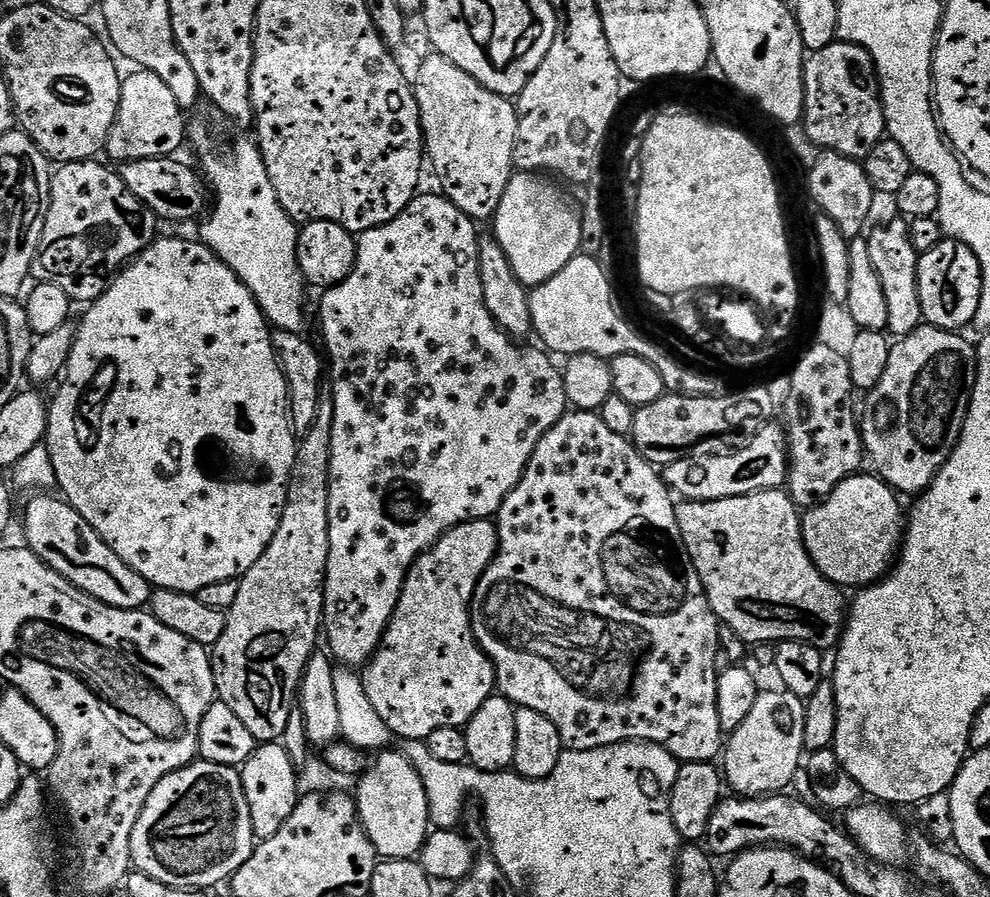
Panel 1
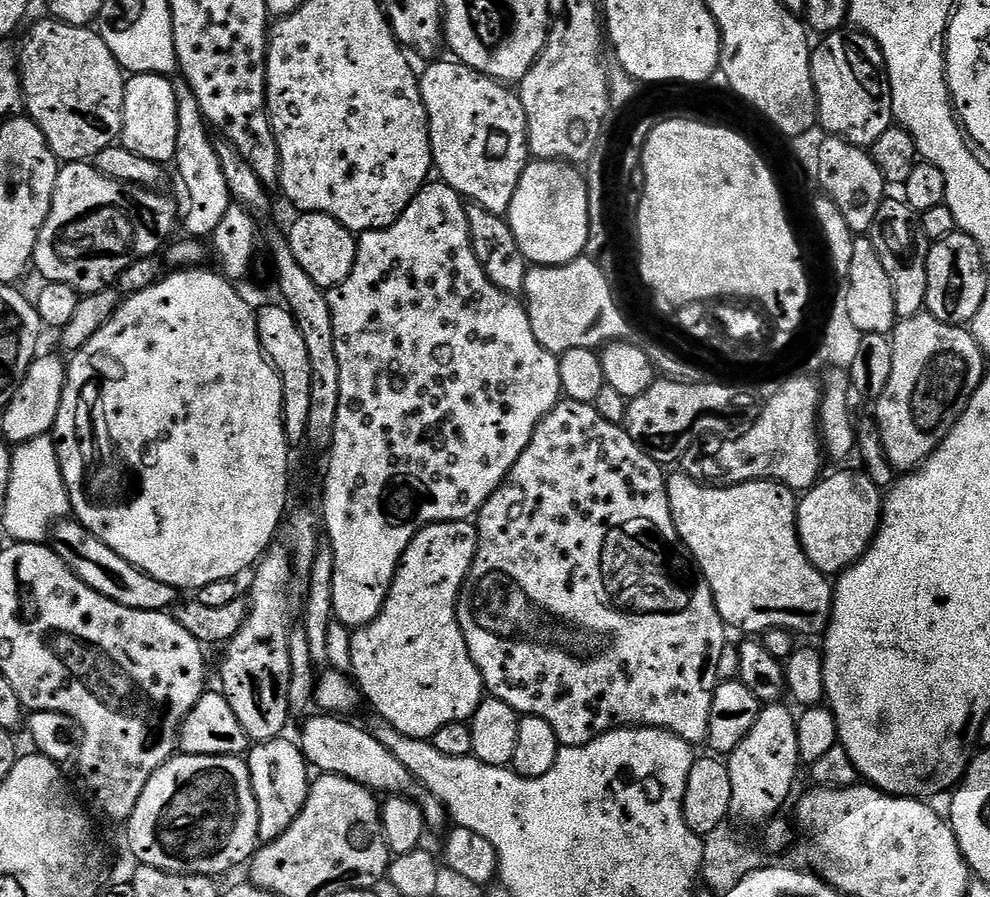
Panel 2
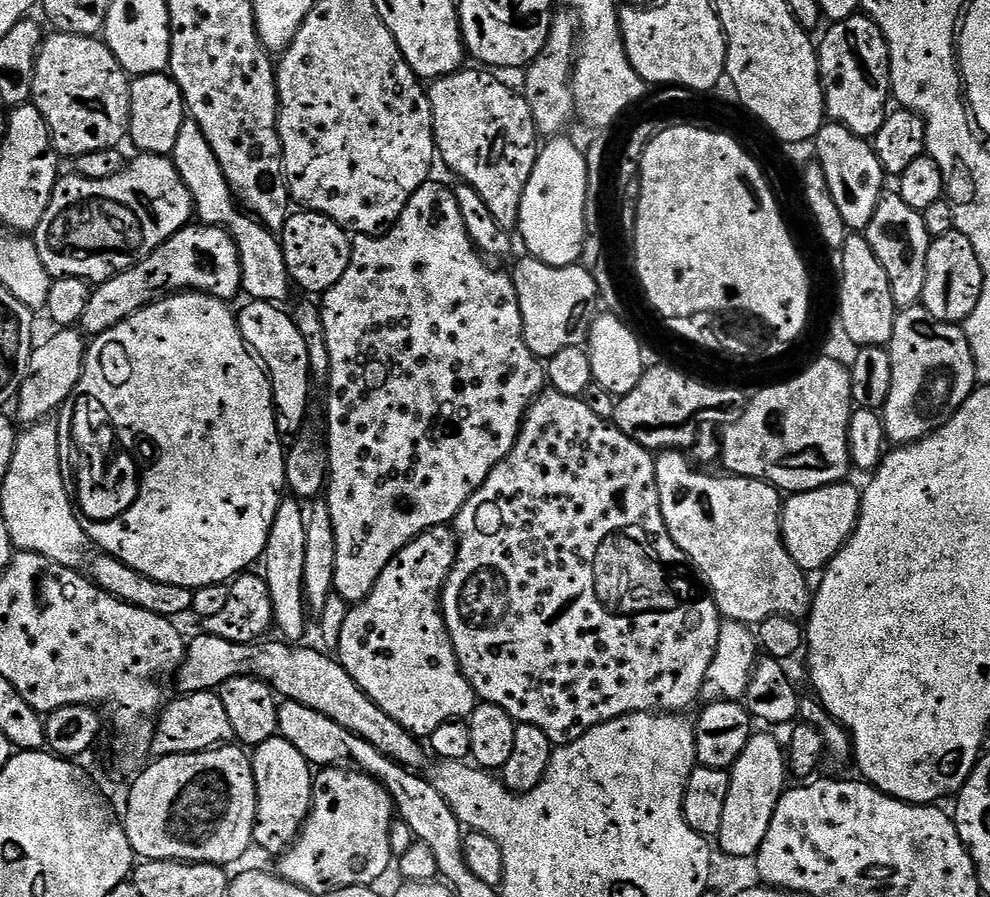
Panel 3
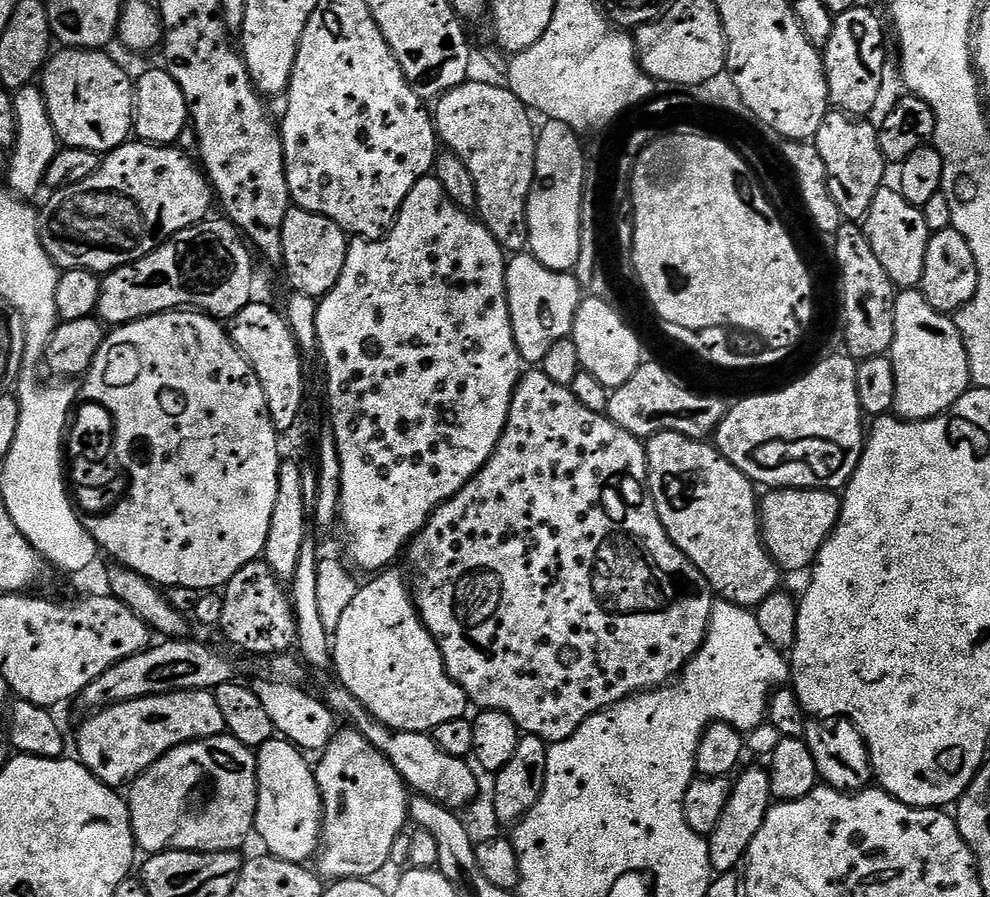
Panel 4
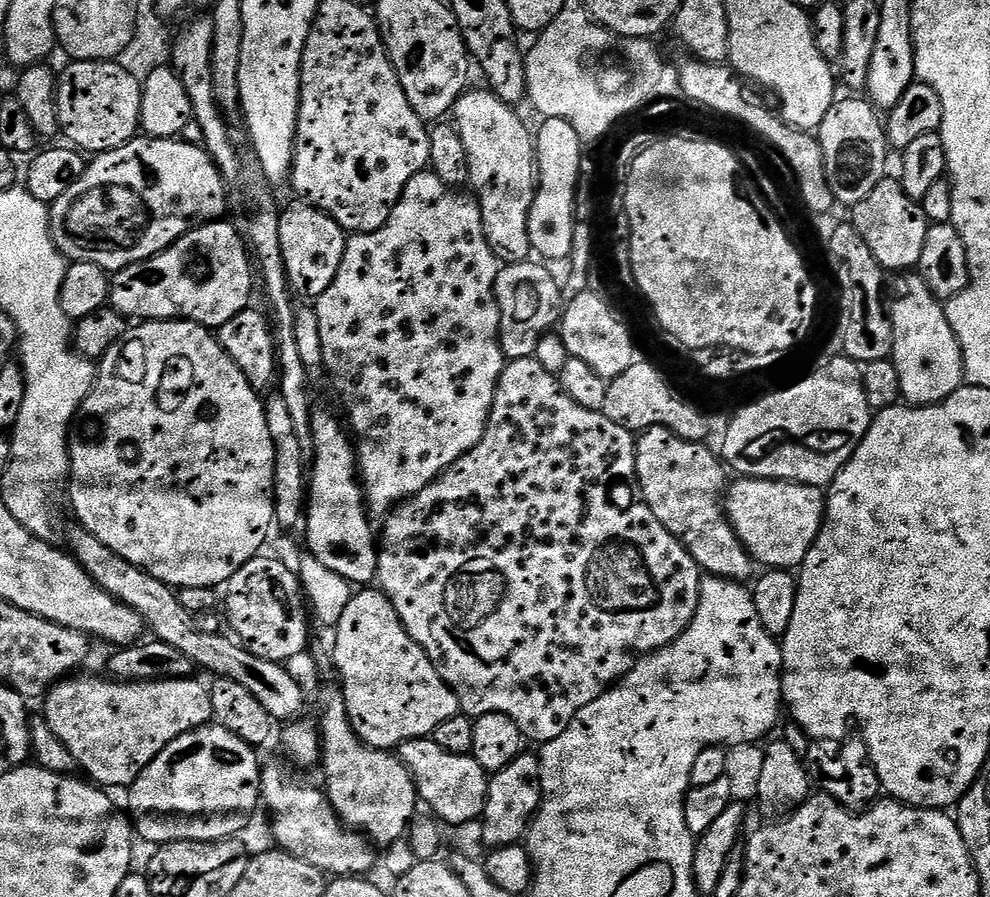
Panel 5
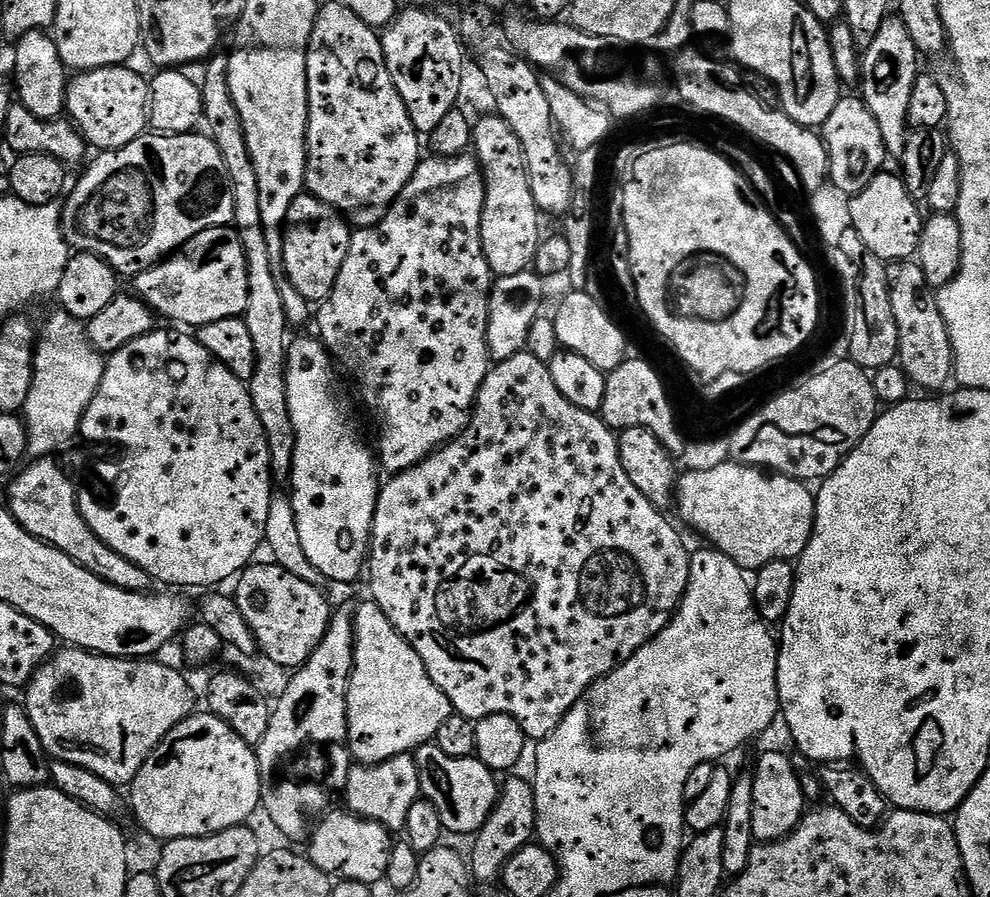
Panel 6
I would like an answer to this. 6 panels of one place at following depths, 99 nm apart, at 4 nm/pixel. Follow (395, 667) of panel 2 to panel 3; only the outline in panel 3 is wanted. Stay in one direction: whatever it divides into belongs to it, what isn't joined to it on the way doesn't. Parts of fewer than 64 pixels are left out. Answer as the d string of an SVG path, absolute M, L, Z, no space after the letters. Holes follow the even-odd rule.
M441 526L431 528L429 532L424 532L421 536L415 536L413 540L390 561L386 566L386 570L382 570L382 574L378 578L374 590L370 590L368 597L366 597L365 600L361 600L359 604L354 604L349 607L348 617L346 618L346 622L342 622L342 630L340 631L338 659L341 666L346 670L346 674L350 674L350 678L354 678L356 685L358 685L378 707L382 710L386 710L386 714L390 718L394 718L394 722L398 722L398 726L402 726L407 732L411 732L412 735L417 738L427 738L431 736L434 730L438 730L438 726L442 726L446 722L450 722L451 720L464 720L471 716L478 703L476 692L470 686L470 682L462 674L460 663L454 654L454 646L452 645L450 634L448 633L448 627L444 621L442 593L444 584L447 582L450 573L452 573L452 568L455 564L456 534L451 527Z

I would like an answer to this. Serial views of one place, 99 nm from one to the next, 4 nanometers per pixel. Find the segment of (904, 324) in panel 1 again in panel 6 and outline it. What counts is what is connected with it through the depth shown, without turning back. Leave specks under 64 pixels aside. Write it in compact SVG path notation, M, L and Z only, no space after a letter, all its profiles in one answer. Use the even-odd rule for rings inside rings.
M881 170L861 192L855 193L849 202L852 229L873 256L885 262L910 260L916 255L920 231L925 217L920 216L921 205L906 190L903 179L889 170Z

